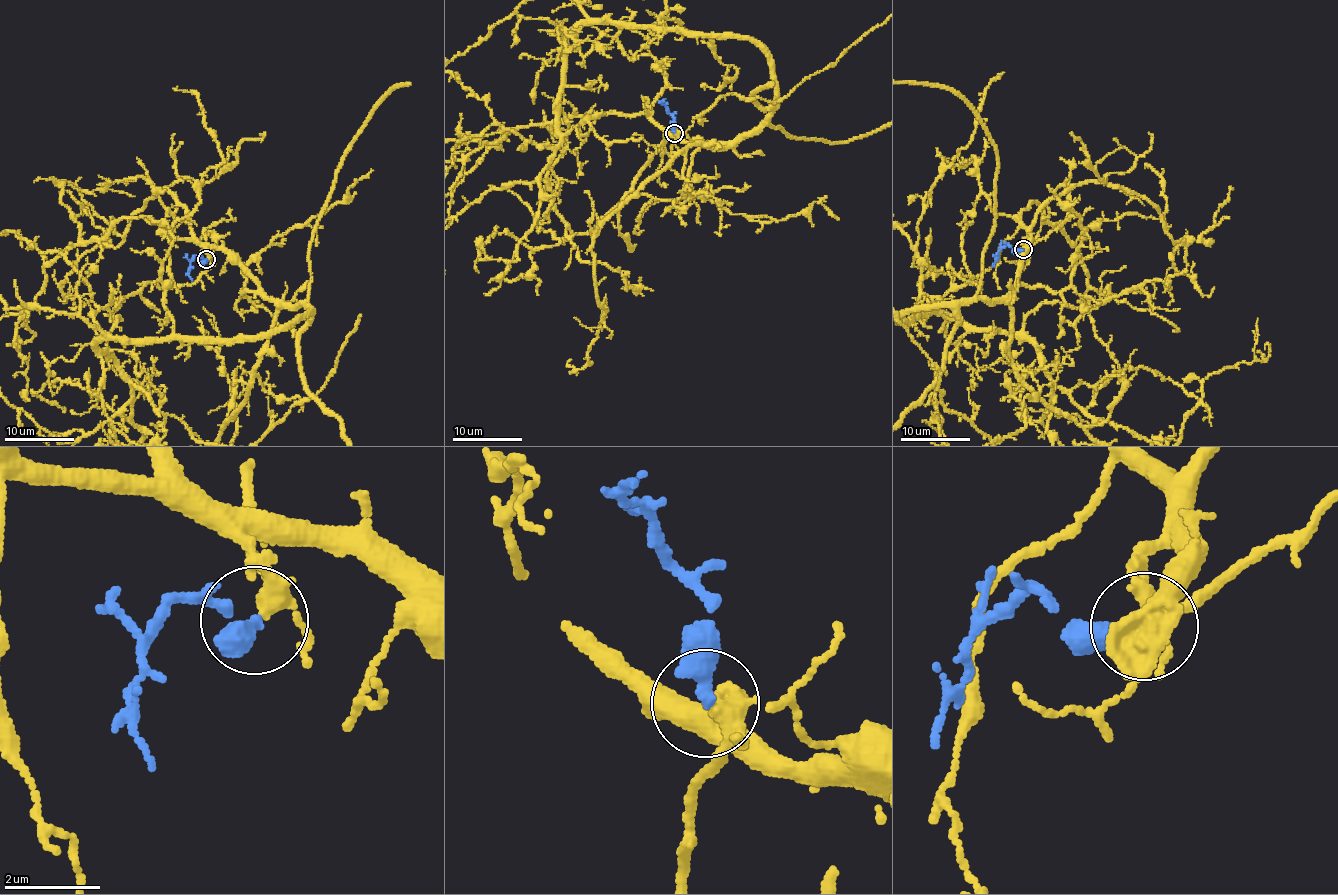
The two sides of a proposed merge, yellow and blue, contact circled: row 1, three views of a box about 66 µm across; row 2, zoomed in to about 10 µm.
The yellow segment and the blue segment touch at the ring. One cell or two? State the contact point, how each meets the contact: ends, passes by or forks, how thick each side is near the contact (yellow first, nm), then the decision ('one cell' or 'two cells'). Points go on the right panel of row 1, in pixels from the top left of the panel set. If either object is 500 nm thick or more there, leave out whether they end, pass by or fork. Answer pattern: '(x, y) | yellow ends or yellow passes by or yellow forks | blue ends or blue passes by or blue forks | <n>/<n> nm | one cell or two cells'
(1023, 249) | yellow forks | blue ends | 260/360 nm | one cell

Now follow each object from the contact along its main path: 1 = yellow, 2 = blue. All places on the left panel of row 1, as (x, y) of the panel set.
1: (207, 259), (224, 250), (269, 298), (300, 305), (337, 166), (409, 84)
2: (207, 259), (194, 259), (190, 266), (192, 280)

